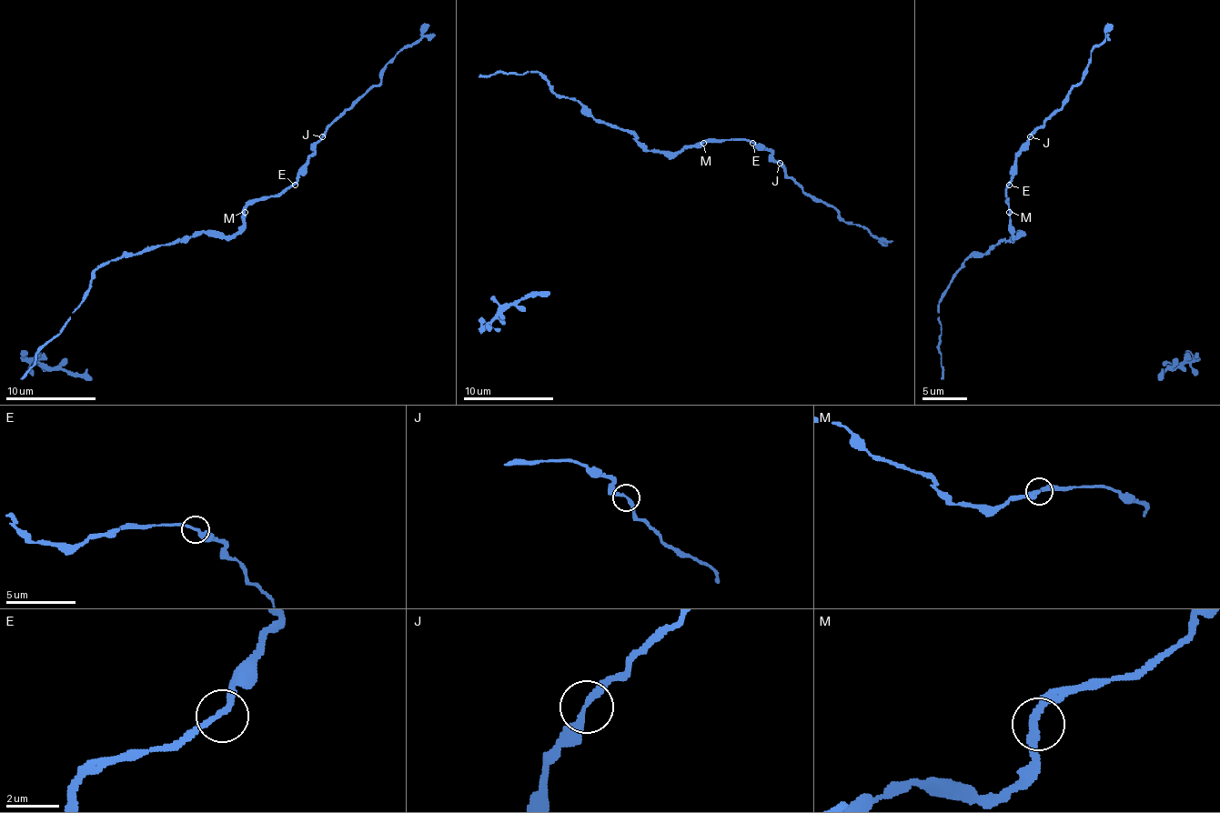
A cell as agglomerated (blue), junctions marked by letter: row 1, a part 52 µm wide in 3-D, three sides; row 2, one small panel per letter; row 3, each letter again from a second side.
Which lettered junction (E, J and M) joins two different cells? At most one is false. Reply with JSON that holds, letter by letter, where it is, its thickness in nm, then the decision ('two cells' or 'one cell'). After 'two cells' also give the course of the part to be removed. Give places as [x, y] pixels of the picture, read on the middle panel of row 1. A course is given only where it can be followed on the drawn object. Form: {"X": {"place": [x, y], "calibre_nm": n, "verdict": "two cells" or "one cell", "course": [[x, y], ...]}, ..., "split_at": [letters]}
{"E": {"place": [752, 143], "calibre_nm": 190, "verdict": "one cell"}, "J": {"place": [780, 163], "calibre_nm": 190, "verdict": "one cell"}, "M": {"place": [703, 143], "calibre_nm": 200, "verdict": "one cell"}, "split_at": []}

